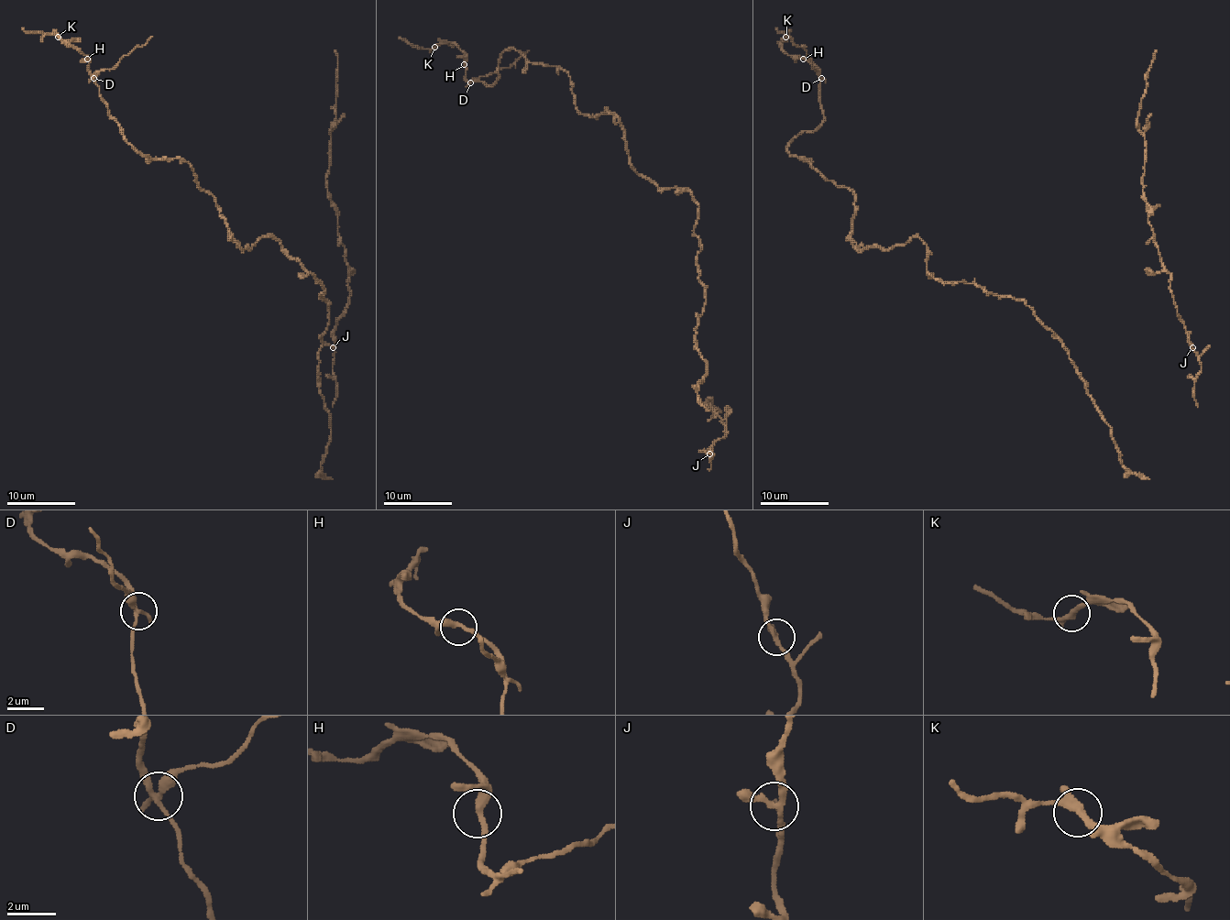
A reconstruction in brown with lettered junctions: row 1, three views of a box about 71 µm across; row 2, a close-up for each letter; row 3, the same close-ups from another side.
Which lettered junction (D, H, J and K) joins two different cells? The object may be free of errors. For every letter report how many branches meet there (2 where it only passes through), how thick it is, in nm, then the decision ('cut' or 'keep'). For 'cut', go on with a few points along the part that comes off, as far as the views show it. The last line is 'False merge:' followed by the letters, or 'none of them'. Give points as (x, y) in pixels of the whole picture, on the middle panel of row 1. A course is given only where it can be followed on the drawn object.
D: 3 branches meet; 280 nm thick; cut; foreign part runs (471, 83), (509, 68), (529, 50)
H: 3 branches meet; 240 nm thick; keep
J: 3 branches meet; 220 nm thick; keep
K: 3 branches meet; 260 nm thick; keep
False merge: D

